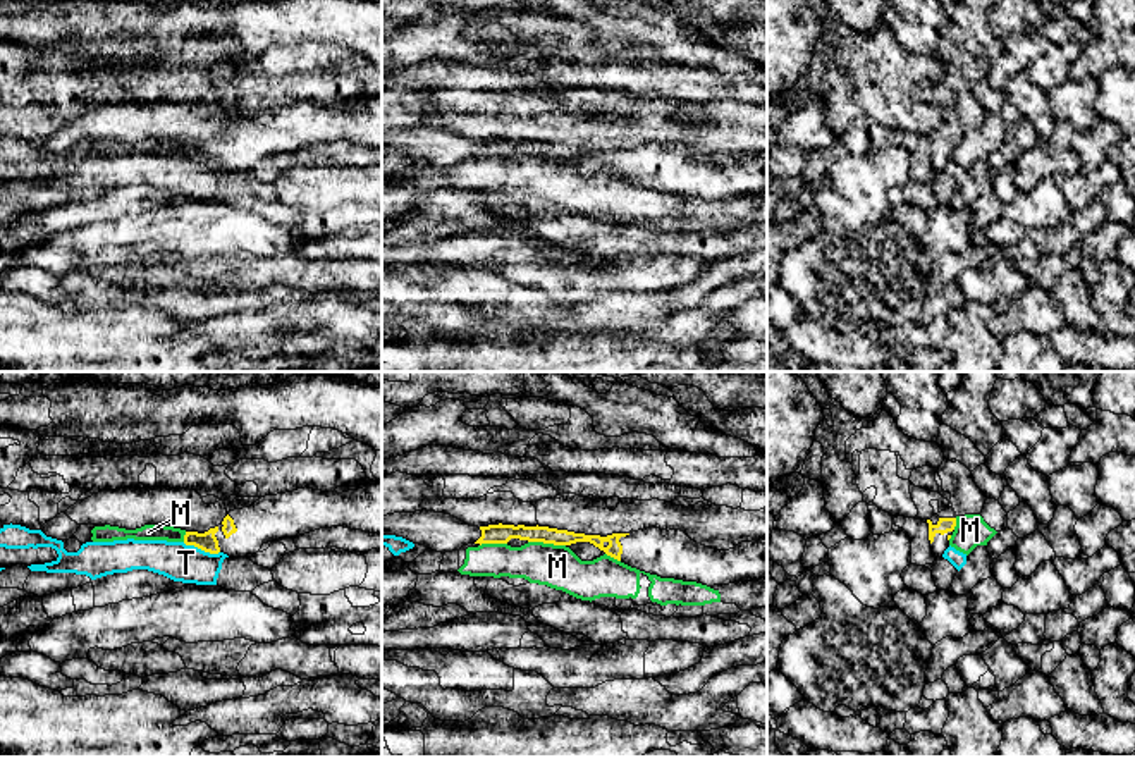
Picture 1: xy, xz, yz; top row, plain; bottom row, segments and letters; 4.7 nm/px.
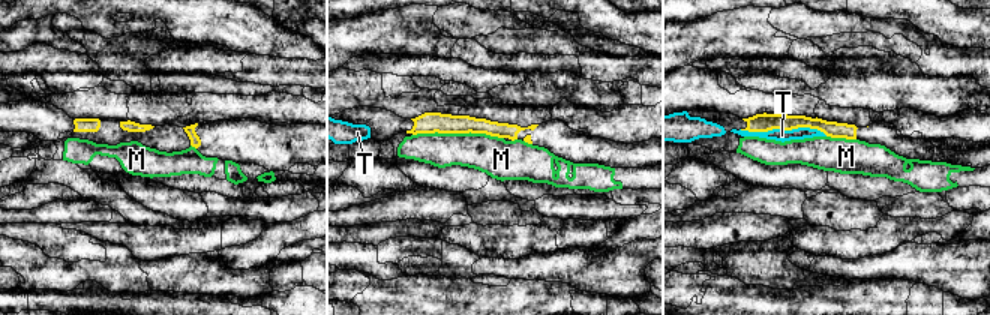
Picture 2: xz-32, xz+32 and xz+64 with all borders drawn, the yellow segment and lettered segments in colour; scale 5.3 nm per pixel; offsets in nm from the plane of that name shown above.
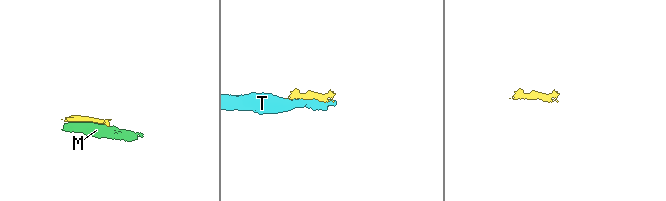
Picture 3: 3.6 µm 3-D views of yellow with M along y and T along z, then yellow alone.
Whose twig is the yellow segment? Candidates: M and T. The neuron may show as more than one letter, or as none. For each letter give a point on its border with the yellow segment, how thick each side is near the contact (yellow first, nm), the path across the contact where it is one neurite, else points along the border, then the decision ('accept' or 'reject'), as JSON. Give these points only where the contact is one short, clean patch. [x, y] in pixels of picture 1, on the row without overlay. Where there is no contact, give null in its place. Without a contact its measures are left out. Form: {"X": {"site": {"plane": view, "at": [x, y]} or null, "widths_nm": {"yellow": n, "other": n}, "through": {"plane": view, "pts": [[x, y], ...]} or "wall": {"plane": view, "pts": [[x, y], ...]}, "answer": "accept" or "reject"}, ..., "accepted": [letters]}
{"M": {"site": {"plane": "xz", "at": [547, 157]}, "widths_nm": {"yellow": 100, "other": 200}, "answer": "reject"}, "T": {"site": {"plane": "xy", "at": [202, 164]}, "widths_nm": {"yellow": 90, "other": 180}, "answer": "reject"}, "accepted": []}

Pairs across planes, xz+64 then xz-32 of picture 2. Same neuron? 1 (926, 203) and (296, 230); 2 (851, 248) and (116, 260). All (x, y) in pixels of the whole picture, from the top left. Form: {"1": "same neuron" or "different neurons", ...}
{"1": "different neurons", "2": "different neurons"}

